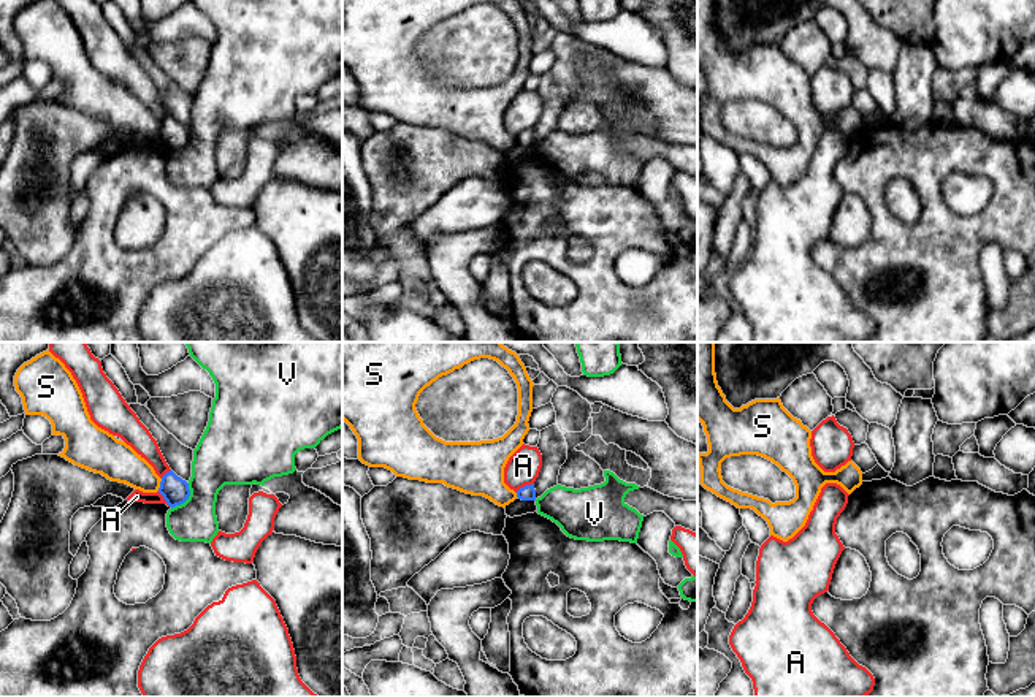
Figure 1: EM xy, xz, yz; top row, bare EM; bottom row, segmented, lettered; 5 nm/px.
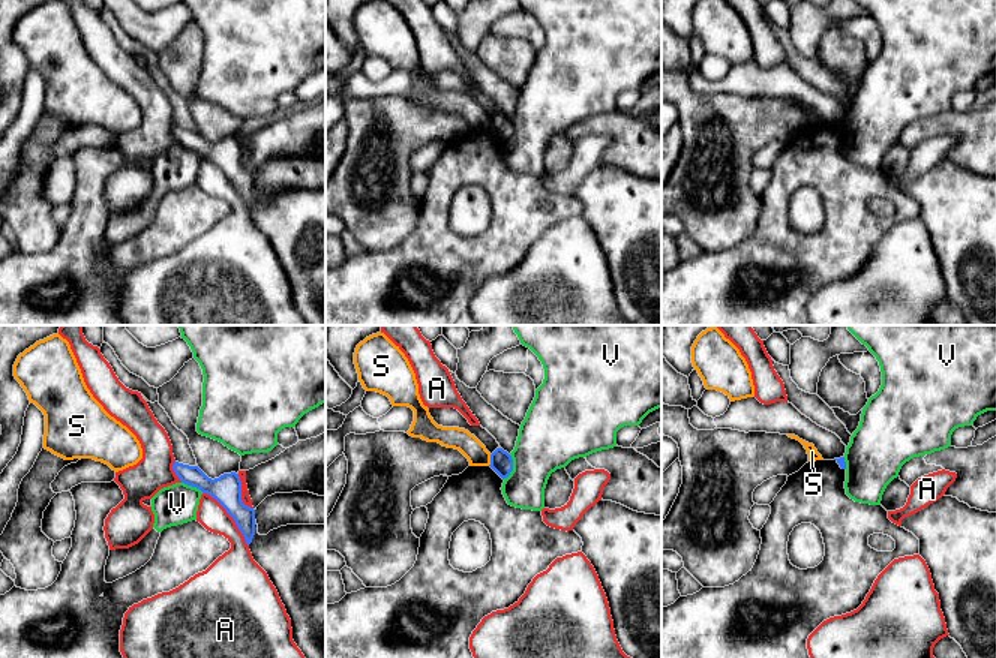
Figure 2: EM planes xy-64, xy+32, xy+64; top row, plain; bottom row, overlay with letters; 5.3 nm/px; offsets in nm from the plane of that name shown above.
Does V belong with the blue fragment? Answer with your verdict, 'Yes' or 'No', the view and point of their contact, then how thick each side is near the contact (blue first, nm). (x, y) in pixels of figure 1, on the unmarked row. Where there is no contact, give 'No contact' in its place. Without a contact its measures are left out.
No. Touches blue at xy (186, 144). Thickness 140 nm (blue) against 260 nm

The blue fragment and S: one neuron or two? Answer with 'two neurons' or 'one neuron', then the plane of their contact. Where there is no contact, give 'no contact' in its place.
two neurons; contact in xy

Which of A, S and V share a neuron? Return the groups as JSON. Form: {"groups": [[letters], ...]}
{"groups": [["A"], ["S"], ["V"]]}

